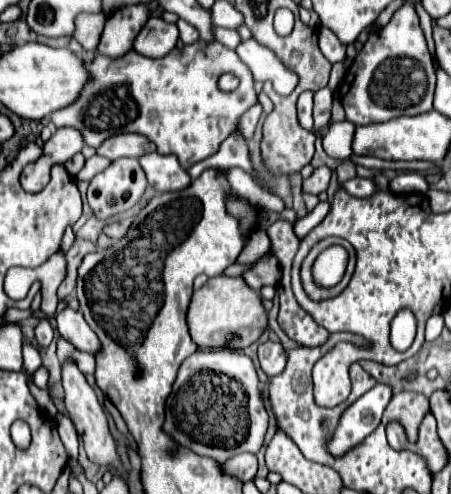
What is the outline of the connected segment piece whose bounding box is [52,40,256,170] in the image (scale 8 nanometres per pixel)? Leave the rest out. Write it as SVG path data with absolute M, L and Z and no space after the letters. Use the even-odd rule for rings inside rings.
M196 42L192 46L184 46L184 50L172 50L170 54L162 58L148 58L138 54L136 50L130 50L122 58L106 58L96 56L94 62L88 66L94 82L86 86L82 98L74 102L74 106L66 106L66 110L58 110L52 114L52 124L62 126L74 126L82 132L84 142L92 148L98 148L106 138L122 132L138 132L148 136L156 144L158 154L176 154L182 168L190 168L192 164L206 160L208 156L216 154L220 144L236 130L240 116L254 106L256 92L254 92L254 80L250 70L244 66L244 62L238 58L234 50L226 50L220 42ZM232 72L240 78L240 86L234 92L222 92L218 88L218 74Z

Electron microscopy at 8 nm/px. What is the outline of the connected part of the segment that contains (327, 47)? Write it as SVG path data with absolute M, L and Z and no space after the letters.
M327 28L318 30L318 44L321 52L332 63L342 62L346 58L346 46Z

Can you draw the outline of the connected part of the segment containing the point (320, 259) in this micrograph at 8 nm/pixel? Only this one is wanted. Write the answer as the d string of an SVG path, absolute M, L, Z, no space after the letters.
M333 245L324 250L315 260L312 273L316 284L332 287L338 284L346 272L348 252L340 245Z

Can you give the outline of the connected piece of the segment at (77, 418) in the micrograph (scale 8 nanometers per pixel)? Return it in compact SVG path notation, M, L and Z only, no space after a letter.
M66 360L62 364L62 386L64 386L64 392L66 392L66 412L68 416L72 418L78 434L82 436L84 440L84 448L86 448L86 454L92 462L96 464L102 464L102 466L112 466L112 468L120 468L120 458L116 454L116 444L108 432L108 422L106 422L106 414L94 394L94 390L90 388L90 384L86 382L84 374L80 372L80 368L76 366L74 360Z

